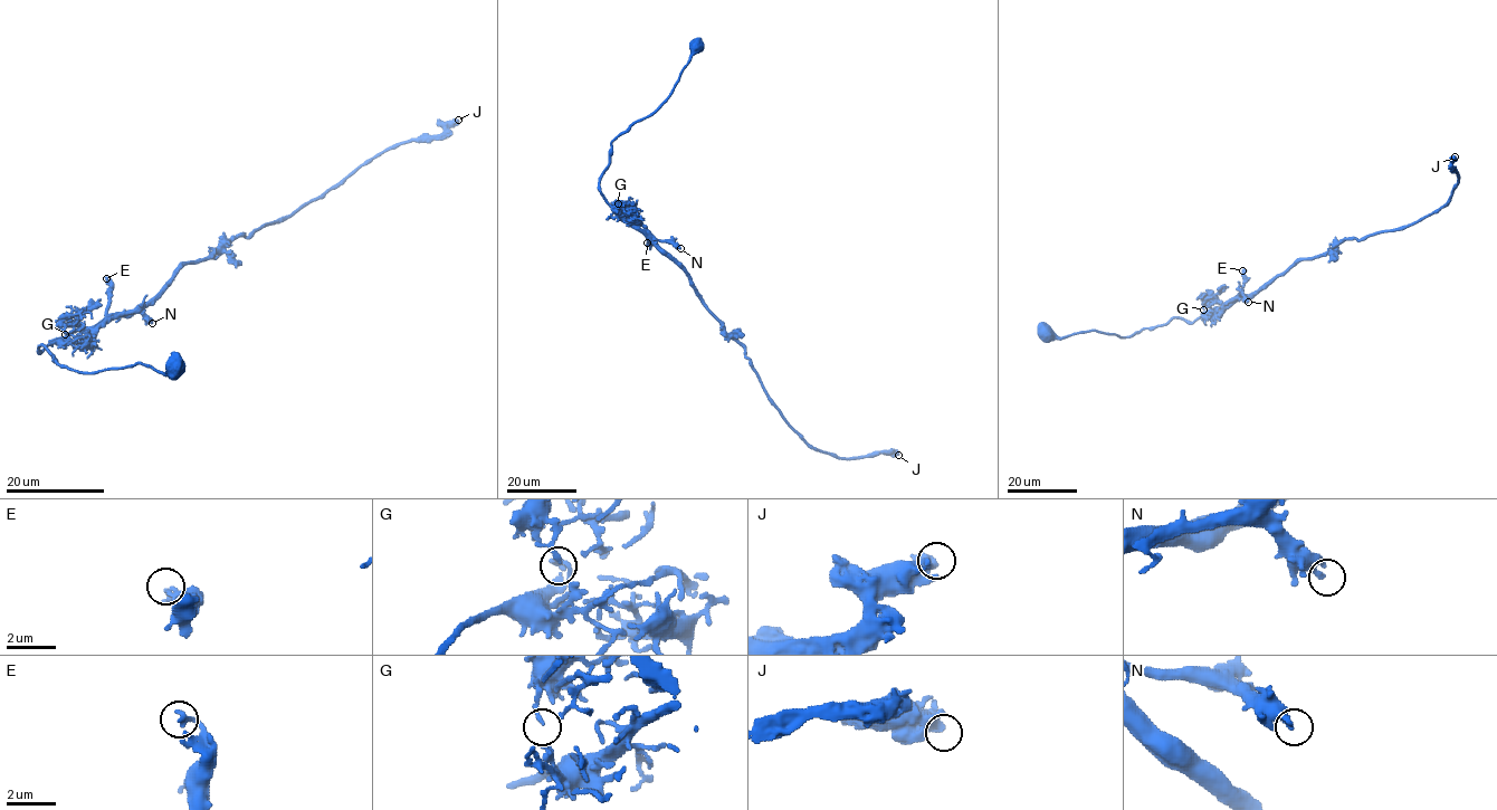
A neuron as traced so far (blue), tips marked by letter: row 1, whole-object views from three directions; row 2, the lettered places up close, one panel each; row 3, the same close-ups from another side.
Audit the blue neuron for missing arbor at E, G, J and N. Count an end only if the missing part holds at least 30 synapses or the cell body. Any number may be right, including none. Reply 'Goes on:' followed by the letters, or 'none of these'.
Goes on: none of these

